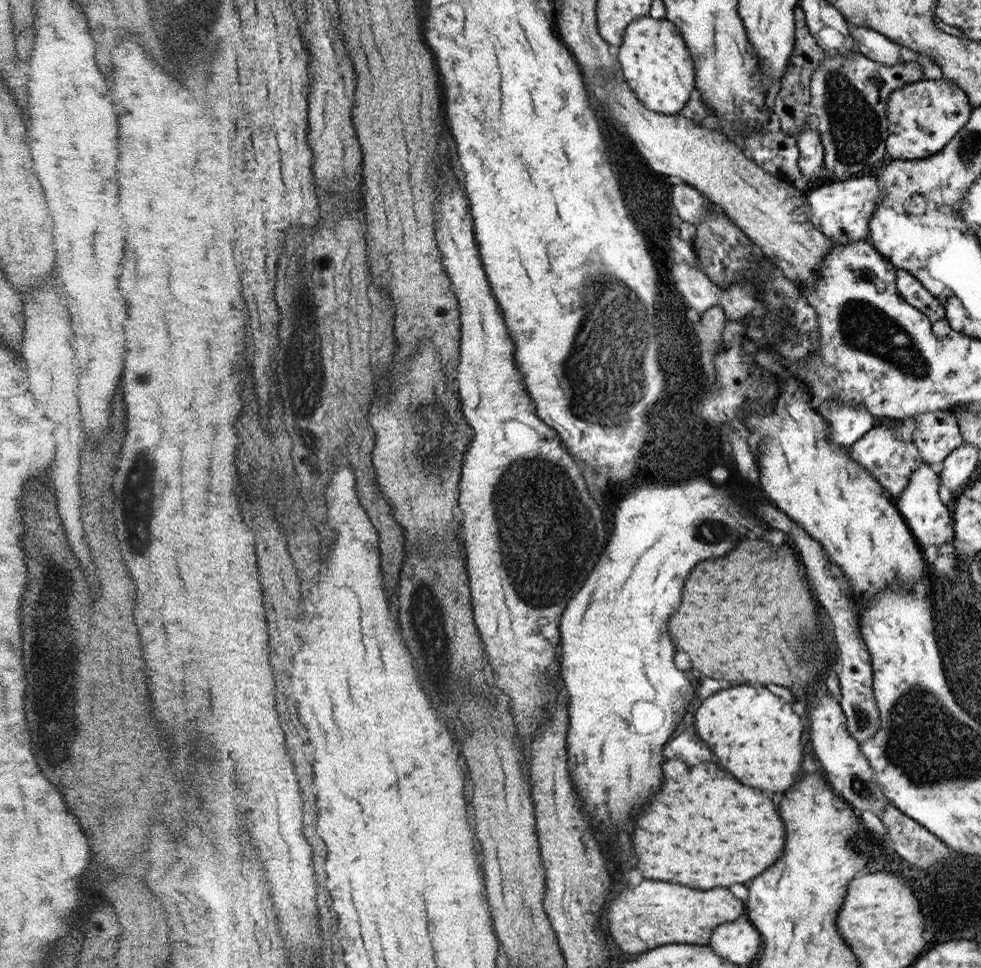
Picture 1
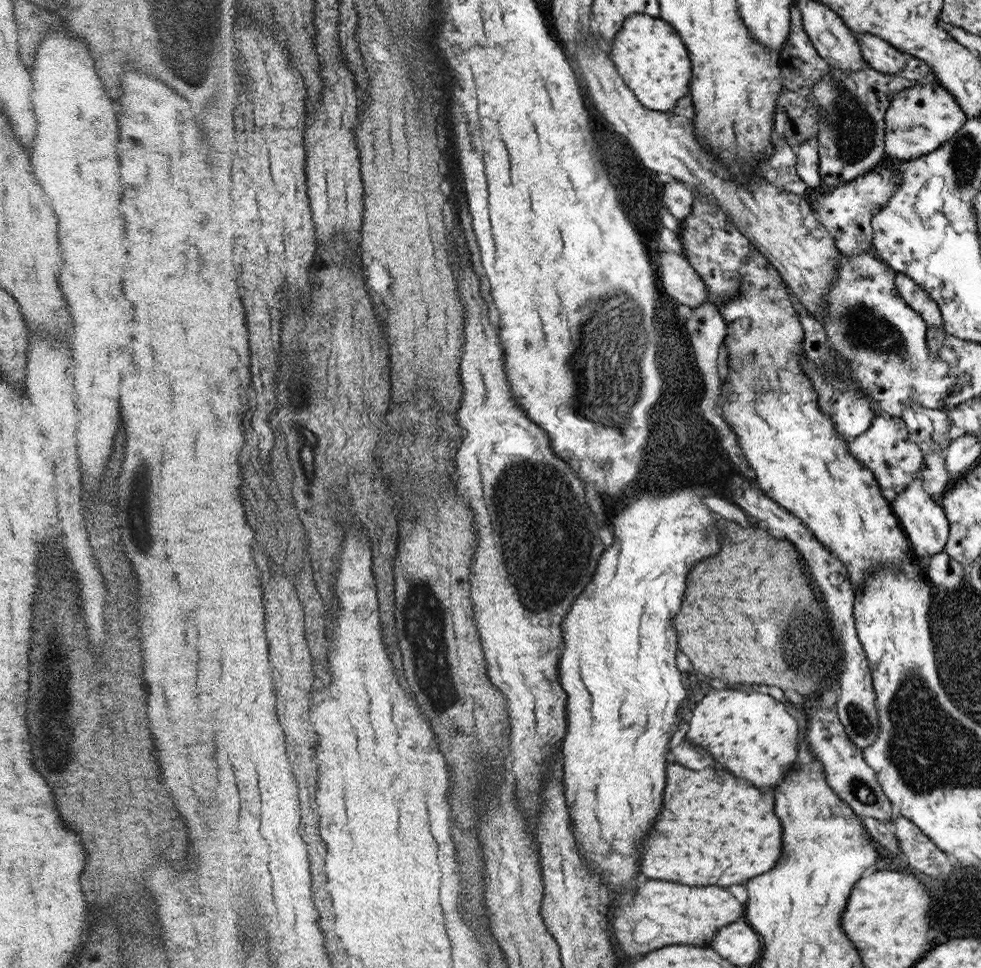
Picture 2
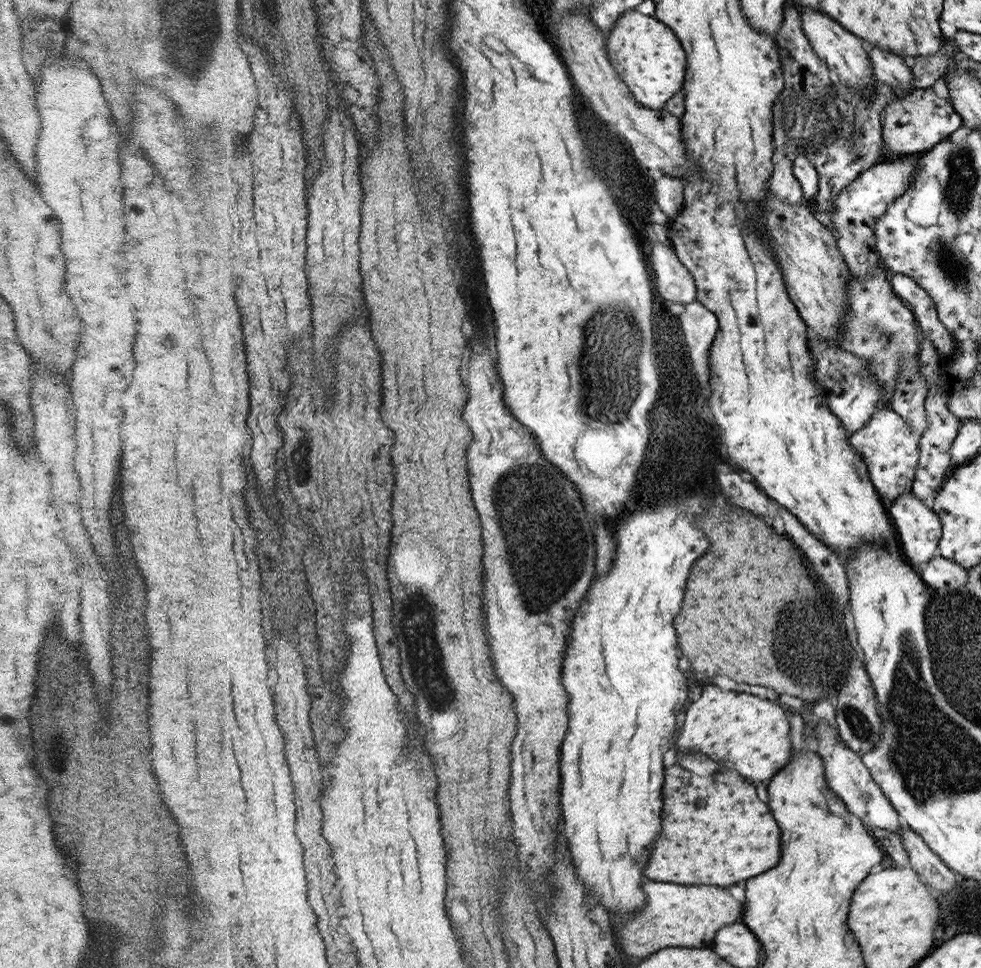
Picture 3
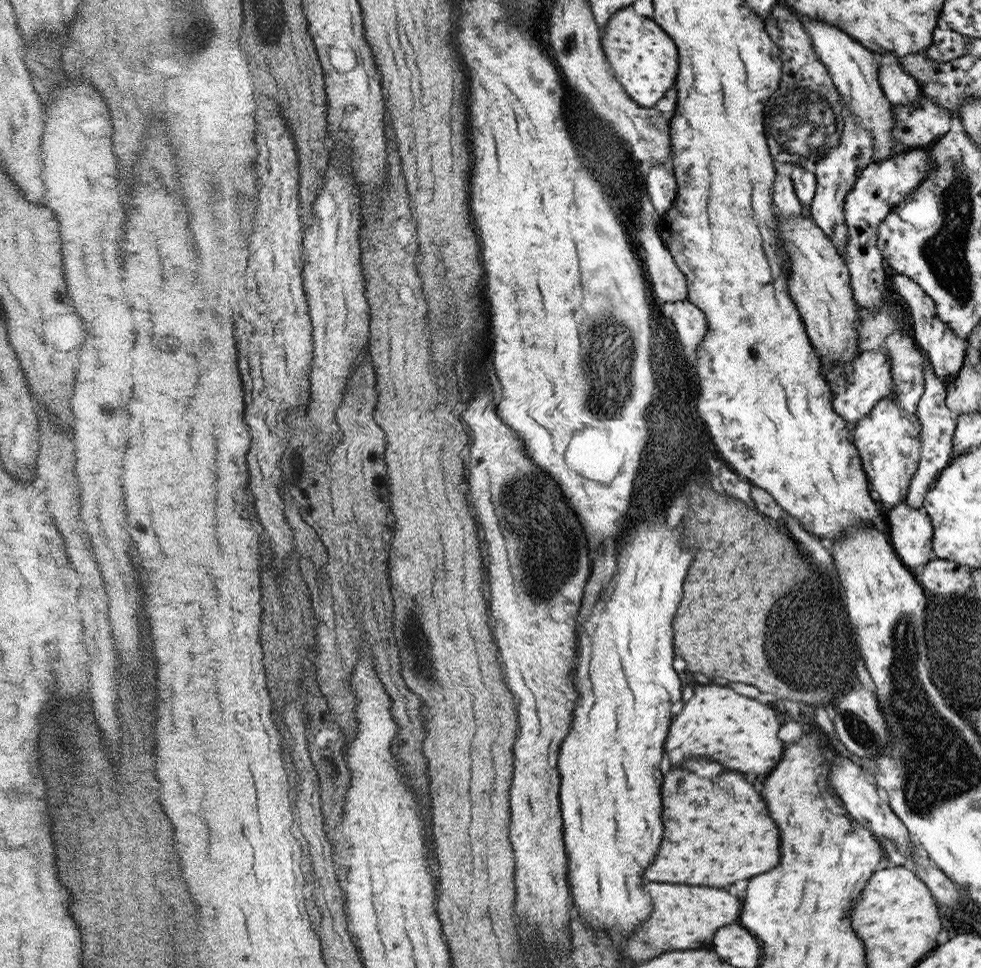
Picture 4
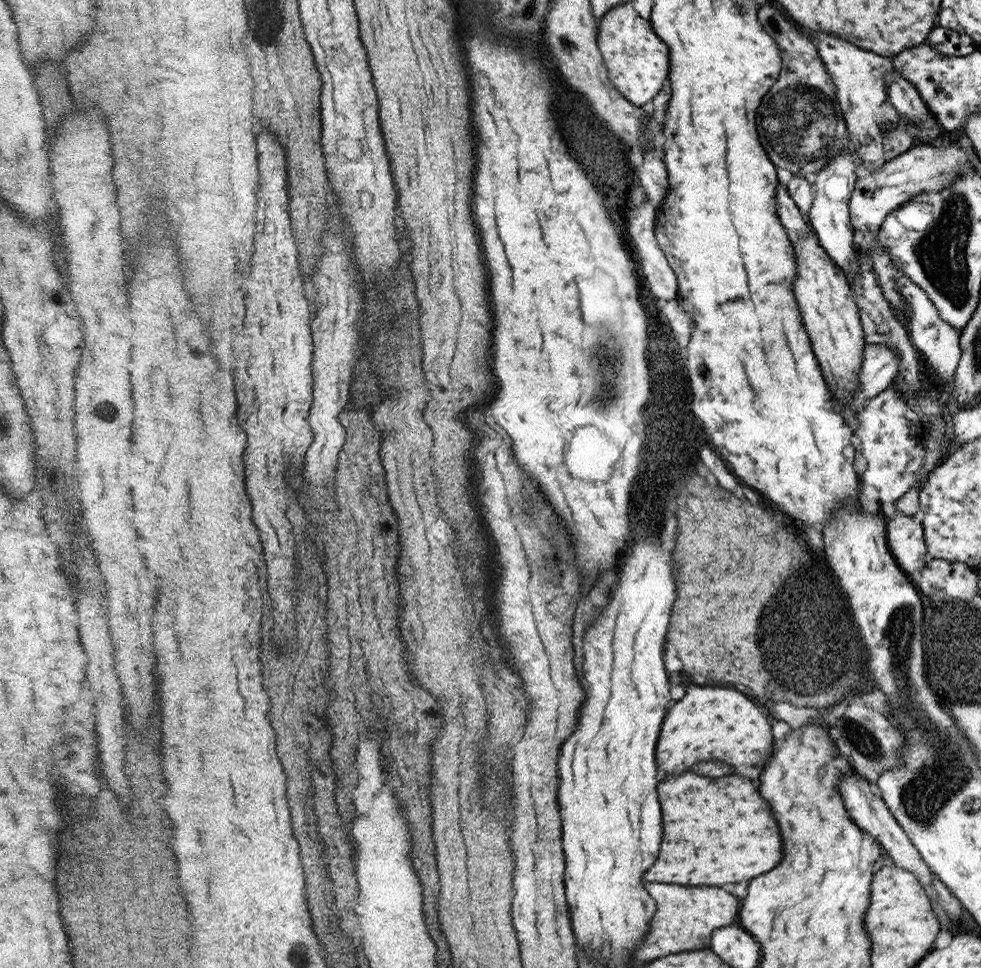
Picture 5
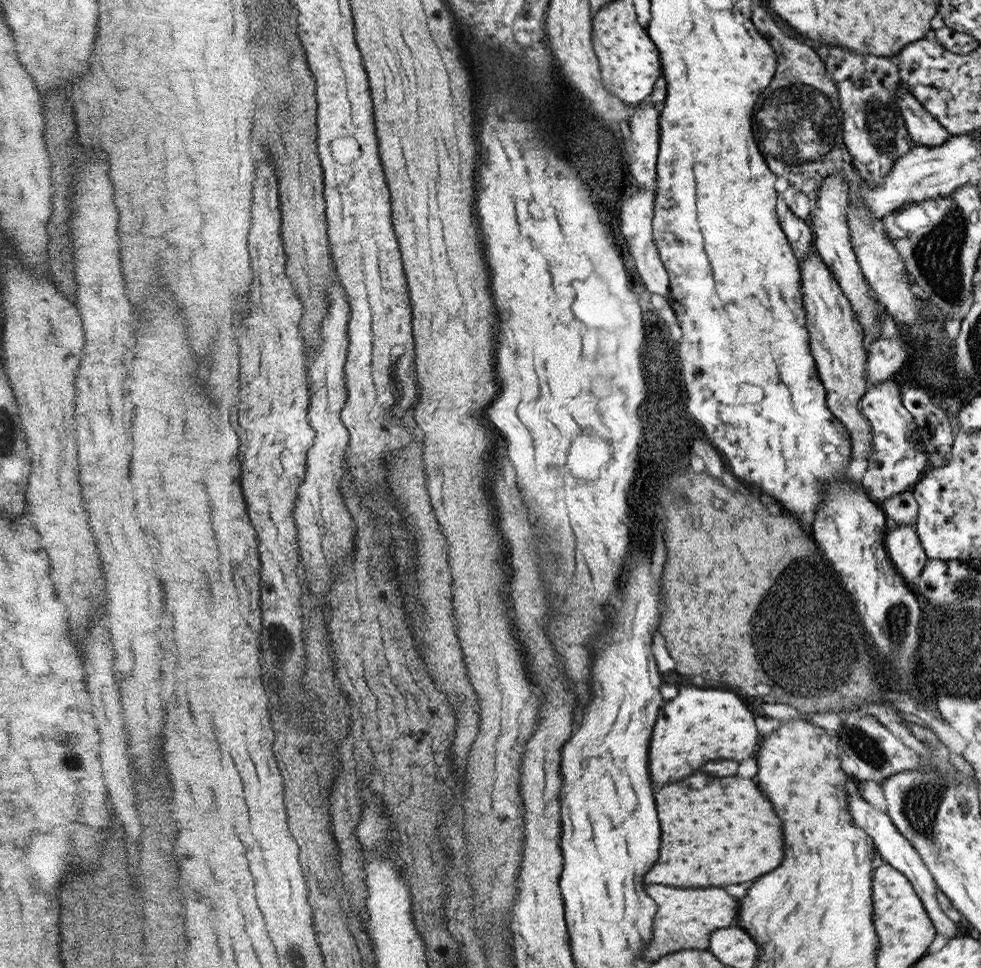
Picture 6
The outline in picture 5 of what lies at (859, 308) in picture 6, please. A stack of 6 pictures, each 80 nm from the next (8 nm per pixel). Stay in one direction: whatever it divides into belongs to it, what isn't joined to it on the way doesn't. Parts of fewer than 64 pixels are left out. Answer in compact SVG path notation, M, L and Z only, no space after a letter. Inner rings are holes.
M848 141L846 152L842 151L840 155L829 166L820 170L813 183L816 188L813 204L806 217L808 224L817 234L819 243L824 246L828 253L832 255L833 262L849 274L849 279L857 275L861 262L858 260L853 246L853 230L850 226L849 218L849 200L852 192L855 190L857 182L856 169L862 166L862 159L856 151L856 147Z

